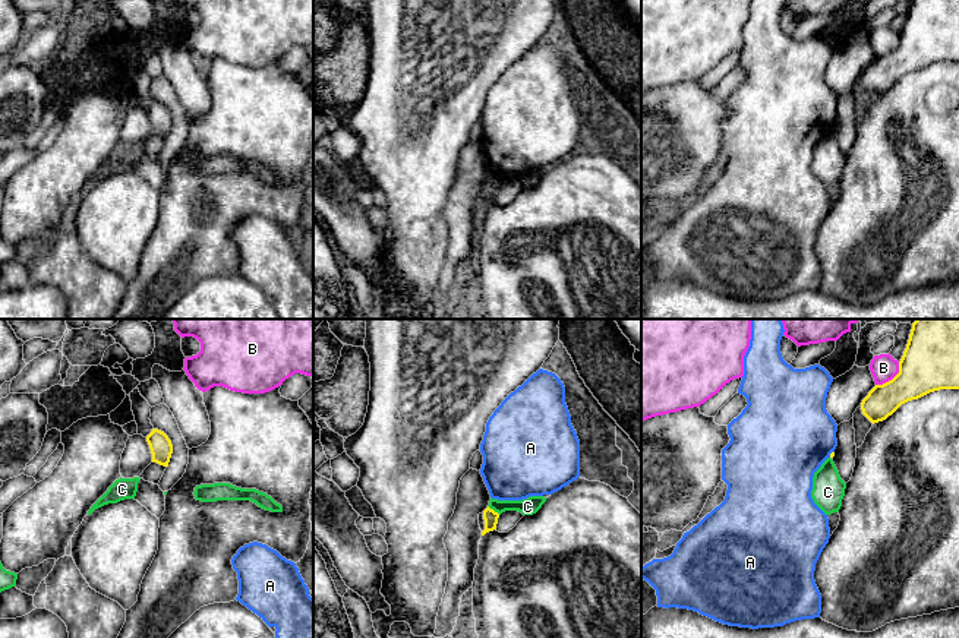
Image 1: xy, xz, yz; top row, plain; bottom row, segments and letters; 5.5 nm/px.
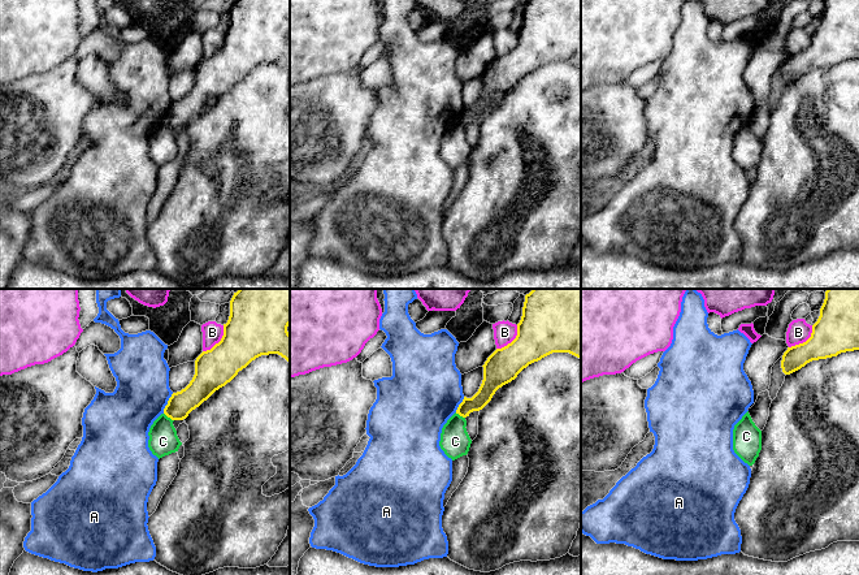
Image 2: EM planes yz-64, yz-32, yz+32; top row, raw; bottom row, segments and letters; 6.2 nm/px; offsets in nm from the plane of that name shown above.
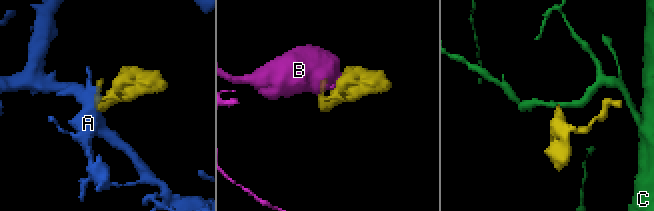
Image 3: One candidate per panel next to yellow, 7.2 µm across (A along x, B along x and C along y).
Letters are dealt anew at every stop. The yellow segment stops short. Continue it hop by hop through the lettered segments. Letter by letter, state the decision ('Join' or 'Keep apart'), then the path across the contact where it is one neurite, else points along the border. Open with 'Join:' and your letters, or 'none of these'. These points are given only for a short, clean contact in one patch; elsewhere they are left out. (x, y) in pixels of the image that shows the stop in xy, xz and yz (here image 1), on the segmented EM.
Join: none of these
A: Keep apart. Boundary: yz (833, 451), (829, 457)
B: Keep apart
C: Keep apart. Boundary: xz (488, 505), (499, 514)

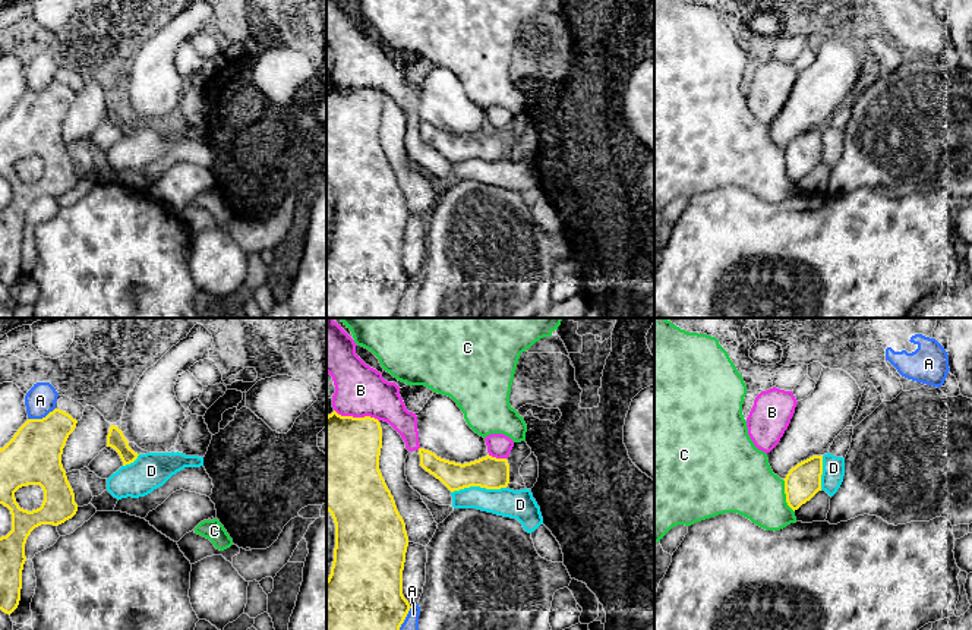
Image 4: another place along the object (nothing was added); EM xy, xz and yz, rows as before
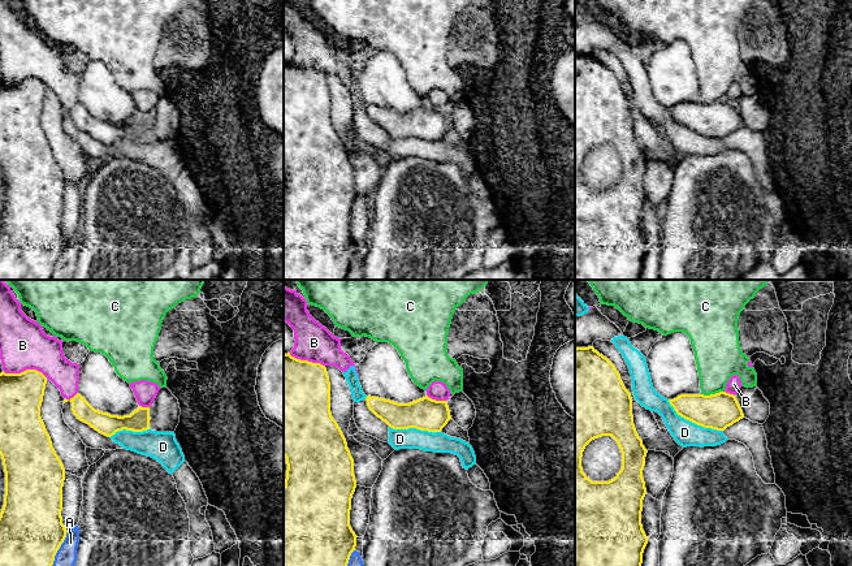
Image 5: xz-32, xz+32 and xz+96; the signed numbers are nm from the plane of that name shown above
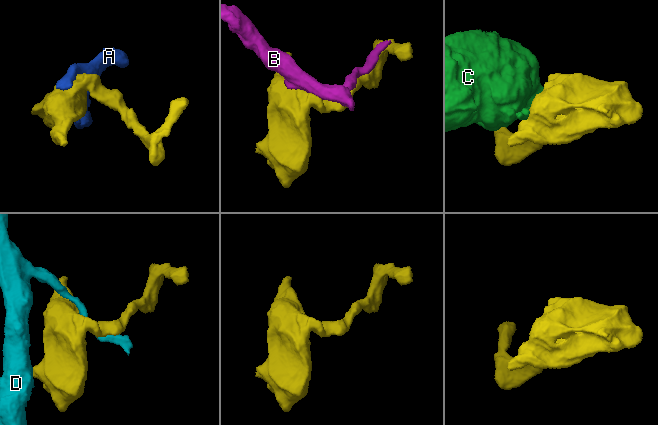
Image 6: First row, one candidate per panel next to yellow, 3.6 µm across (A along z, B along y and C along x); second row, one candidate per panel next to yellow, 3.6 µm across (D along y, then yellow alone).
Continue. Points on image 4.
Join: none of these
A: Keep apart
B: Keep apart
C: Keep apart
D: Keep apart. Boundary: xz (505, 487), (464, 487), (451, 493)

